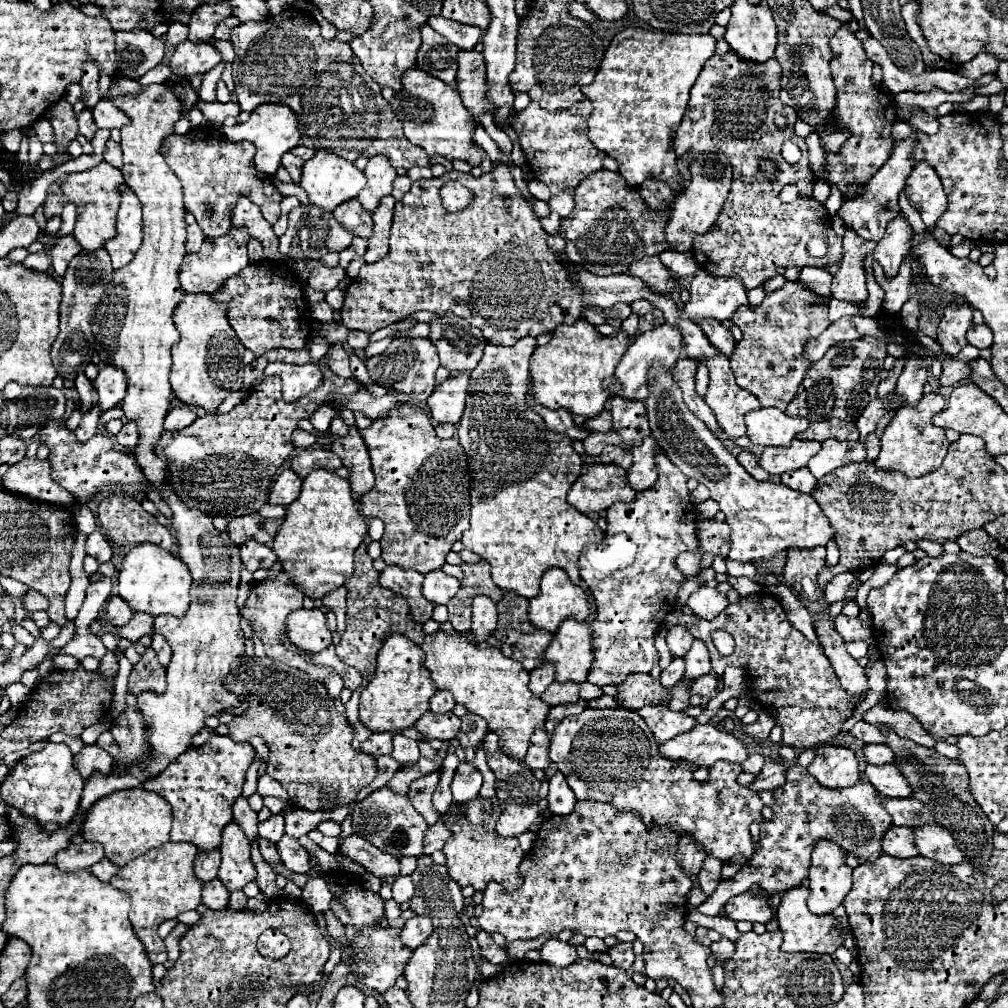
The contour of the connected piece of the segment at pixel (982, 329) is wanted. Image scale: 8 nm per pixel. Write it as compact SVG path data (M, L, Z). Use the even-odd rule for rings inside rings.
M981 323L981 325L971 325L971 329L967 331L967 343L969 345L975 345L979 349L985 349L985 347L991 347L993 343L993 333L991 329Z

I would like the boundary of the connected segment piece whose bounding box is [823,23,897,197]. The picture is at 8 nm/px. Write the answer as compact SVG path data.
M841 23L835 37L831 37L829 45L833 53L831 73L833 73L833 81L837 87L835 113L831 117L831 123L843 125L843 129L847 129L851 137L847 139L847 145L839 149L839 153L823 153L825 155L823 179L831 187L837 187L841 195L845 197L851 185L863 185L887 161L891 153L891 145L893 145L891 129L897 119L897 101L893 99L893 93L873 83L871 79L873 63L869 61L863 49L863 43L849 29L849 23Z

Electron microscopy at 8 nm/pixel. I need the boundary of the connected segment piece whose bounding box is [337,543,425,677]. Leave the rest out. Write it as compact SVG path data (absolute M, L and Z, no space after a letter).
M363 543L355 551L355 575L345 583L347 589L347 629L341 635L341 643L337 645L337 655L347 665L353 665L361 671L361 675L369 673L373 677L375 673L375 657L379 647L387 637L393 633L401 633L409 637L413 643L421 645L425 639L423 627L419 623L413 623L409 615L409 607L395 607L393 603L399 599L391 589L383 589L379 585L379 571L373 569L373 559L367 553L367 543Z

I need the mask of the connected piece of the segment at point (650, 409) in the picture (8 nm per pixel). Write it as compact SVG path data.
M657 367L651 373L651 395L645 399L645 407L653 439L659 441L667 457L687 477L707 485L711 497L721 505L725 521L731 527L731 551L727 559L755 563L771 559L791 547L809 549L815 545L827 545L827 541L833 537L833 529L811 495L799 493L783 483L775 485L771 481L755 481L725 449L725 445L707 429L707 425L703 425L703 421L699 421L687 409L679 387L671 379L671 371L665 373L661 367Z

